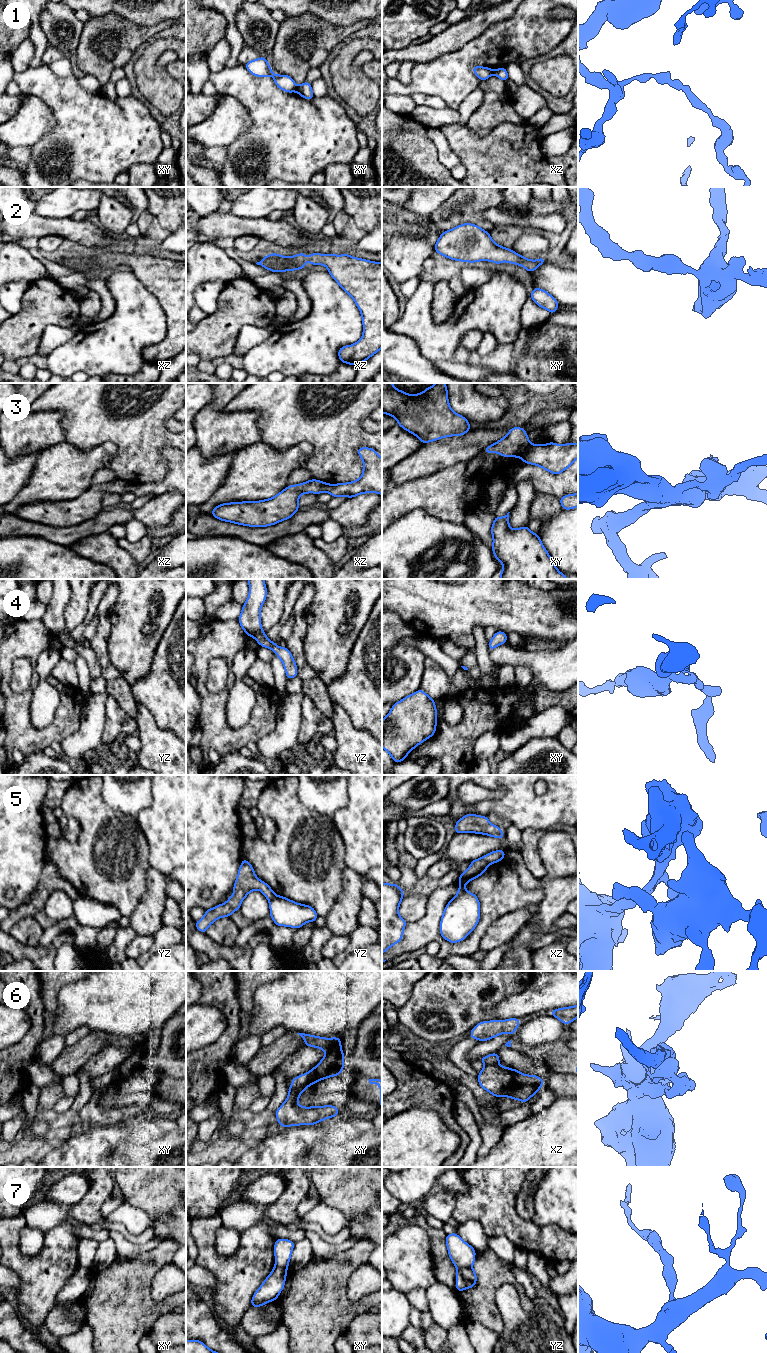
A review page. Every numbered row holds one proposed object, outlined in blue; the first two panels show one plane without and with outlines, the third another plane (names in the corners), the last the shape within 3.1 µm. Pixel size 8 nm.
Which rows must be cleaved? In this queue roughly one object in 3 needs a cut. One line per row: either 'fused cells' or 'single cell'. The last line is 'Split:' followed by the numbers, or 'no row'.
1: fused cells
2: single cell
3: fused cells
4: single cell
5: fused cells
6: single cell
7: fused cells
Split: 1, 3, 5, 7

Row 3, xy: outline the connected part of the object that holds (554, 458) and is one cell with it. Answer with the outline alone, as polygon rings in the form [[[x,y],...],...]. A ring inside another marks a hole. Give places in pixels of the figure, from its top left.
[[[553,442],[546,445],[530,444],[522,451],[520,458],[524,463],[537,465],[558,475],[578,458],[578,443],[566,443],[562,446]]]

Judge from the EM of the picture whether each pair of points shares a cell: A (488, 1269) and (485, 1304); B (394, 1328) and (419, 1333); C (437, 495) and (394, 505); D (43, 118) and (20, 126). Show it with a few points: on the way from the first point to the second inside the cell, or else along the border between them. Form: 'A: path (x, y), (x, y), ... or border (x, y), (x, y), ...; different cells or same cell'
A: path (488, 1278), (485, 1295); same cell
B: border (410, 1325), (403, 1331), (400, 1338); different cells
C: path (426, 495), (410, 495), (405, 498); same cell
D: path (37, 119), (34, 119), (26, 126); same cell

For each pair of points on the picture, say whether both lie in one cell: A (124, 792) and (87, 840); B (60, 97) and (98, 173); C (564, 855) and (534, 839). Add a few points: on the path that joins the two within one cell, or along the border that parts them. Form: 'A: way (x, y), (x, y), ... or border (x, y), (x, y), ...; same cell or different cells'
A: border (101, 786), (102, 798), (112, 808), (133, 816); different cells
B: way (79, 116), (87, 124), (94, 137), (98, 154); same cell
C: border (549, 830), (541, 838), (538, 849), (543, 865); different cells

